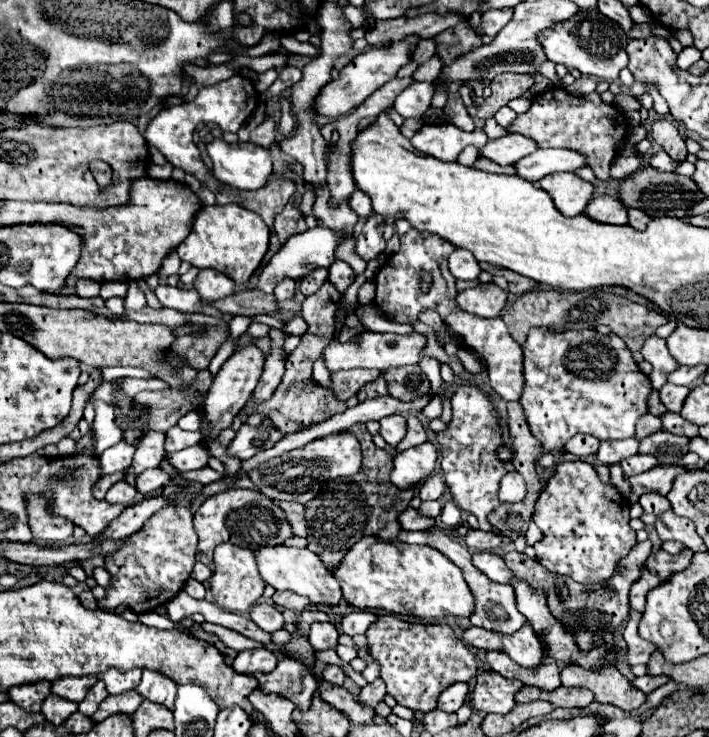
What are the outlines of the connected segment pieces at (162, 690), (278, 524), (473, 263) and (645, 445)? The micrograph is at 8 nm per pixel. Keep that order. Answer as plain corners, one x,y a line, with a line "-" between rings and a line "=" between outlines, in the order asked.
143,670
143,680
137,686
137,692
155,704
163,704
165,708
173,710
173,700
175,700
175,692
177,692
177,684
173,684
173,680
165,680
165,676
161,676
159,672
147,672
=
229,490
207,498
193,516
193,528
199,538
197,562
203,562
212,571
214,571
213,552
215,546
221,542
231,542
239,546
245,536
245,548
257,550
263,546
283,544
287,538
293,536
289,522
285,520
285,514
279,508
275,508
275,502
263,496
261,492
253,490
=
455,250
453,256
449,256
449,270
457,280
477,280
477,276
481,274
475,256
465,250
=
659,430
639,442
639,452
641,454
653,454
657,456
663,464
677,464
687,452
689,438
683,436
673,436
665,430

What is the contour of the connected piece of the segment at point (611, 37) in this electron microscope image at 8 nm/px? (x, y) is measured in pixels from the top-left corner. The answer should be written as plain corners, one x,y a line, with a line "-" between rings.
579,10
565,22
557,22
553,28
539,32
539,44
545,56
555,62
563,64
567,70
579,70
585,76
593,76
605,82
617,82
619,72
627,66
627,36
619,24
601,16
597,10

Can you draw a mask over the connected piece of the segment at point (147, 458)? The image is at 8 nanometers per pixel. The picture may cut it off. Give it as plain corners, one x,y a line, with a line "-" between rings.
149,430
141,438
141,444
137,444
135,458
133,458
133,464
131,464
129,472
139,474
139,472
143,472
147,468
157,468
161,464
161,460
165,458
163,444
165,444
165,434

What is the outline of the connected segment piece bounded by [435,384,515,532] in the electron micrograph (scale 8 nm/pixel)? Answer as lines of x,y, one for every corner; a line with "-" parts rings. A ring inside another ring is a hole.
461,384
457,392
451,396
451,404
453,404
451,422
447,424
445,430
435,434
435,442
441,446
439,452
441,452
443,482
447,484
455,504
461,510
477,516
479,530
491,532
487,514
501,504
497,498
499,482
507,472
515,470
513,456
509,460
501,460
497,454
497,450
505,446
505,442
501,440
503,432
499,424
499,414
487,392
483,392
475,384

